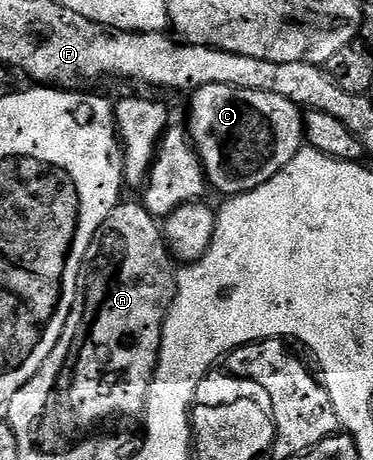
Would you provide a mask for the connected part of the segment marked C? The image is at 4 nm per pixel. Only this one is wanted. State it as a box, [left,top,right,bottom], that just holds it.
[188,84,304,196]

